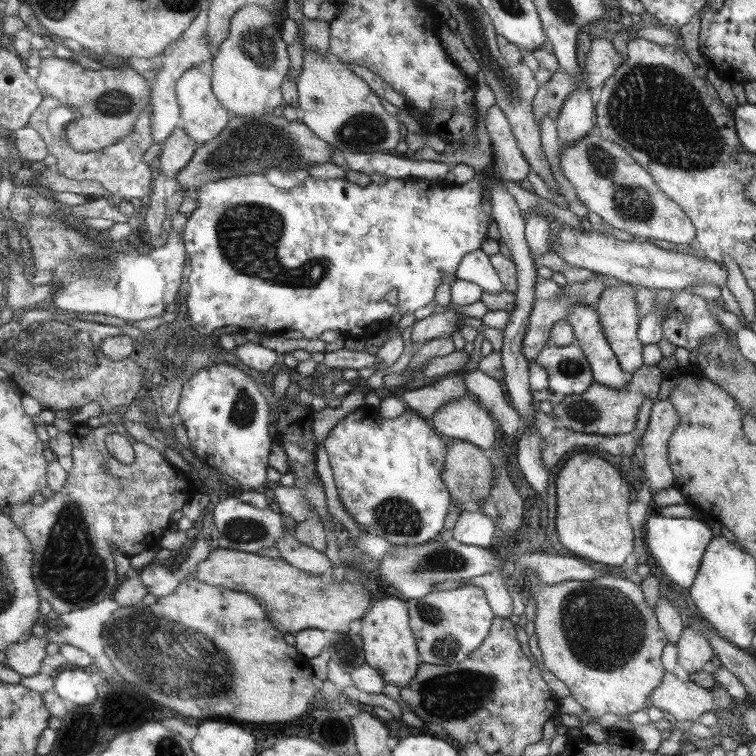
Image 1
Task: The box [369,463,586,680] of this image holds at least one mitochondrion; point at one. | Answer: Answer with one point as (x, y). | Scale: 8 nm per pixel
(397, 516)

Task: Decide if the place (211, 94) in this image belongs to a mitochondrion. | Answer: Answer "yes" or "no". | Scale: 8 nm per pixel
no

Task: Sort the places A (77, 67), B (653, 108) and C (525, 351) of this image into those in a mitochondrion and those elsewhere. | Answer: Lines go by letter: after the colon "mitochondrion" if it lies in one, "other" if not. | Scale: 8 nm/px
A: other
B: mitochondrion
C: other

